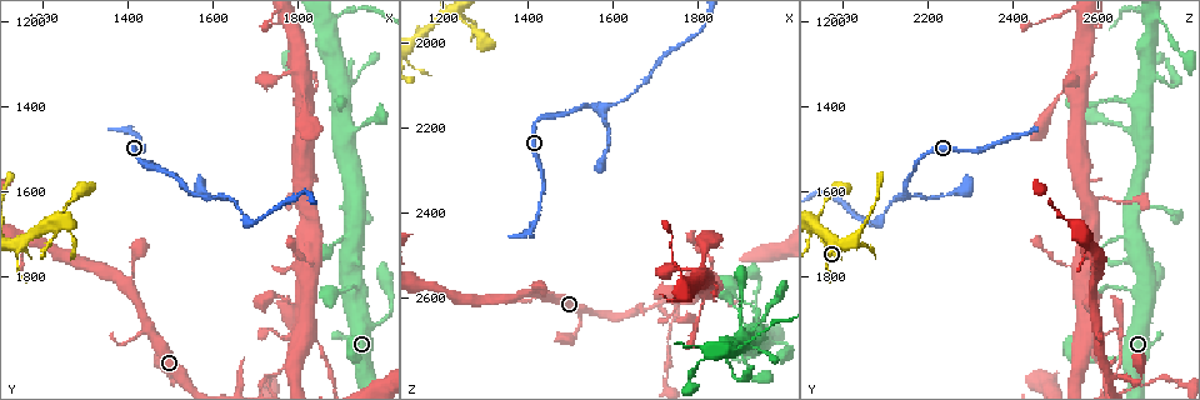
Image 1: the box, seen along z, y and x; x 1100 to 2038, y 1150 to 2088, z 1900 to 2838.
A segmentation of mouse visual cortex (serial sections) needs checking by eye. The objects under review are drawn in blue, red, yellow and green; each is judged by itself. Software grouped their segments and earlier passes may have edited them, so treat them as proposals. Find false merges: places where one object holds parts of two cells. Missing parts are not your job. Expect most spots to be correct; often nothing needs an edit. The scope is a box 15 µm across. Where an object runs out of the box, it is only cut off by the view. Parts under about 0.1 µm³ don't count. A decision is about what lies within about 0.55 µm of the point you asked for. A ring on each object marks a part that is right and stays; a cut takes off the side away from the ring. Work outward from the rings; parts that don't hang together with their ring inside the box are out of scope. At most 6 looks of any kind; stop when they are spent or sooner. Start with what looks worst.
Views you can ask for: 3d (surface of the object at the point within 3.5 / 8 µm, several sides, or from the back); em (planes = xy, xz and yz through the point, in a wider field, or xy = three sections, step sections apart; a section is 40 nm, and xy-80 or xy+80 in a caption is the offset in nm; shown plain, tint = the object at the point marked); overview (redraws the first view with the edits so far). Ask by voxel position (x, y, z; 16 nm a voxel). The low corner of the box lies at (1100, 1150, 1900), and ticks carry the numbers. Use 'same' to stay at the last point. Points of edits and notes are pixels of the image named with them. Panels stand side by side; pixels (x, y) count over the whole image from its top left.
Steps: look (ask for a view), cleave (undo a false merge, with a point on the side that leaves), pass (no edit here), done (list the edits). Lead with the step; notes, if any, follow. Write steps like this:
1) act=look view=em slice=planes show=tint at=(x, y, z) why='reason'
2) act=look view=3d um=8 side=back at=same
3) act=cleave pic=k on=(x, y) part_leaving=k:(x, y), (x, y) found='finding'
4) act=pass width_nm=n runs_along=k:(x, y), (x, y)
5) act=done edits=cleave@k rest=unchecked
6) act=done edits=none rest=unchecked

act=look view=3d um=8 at=(1560, 1610, 2155) why='branch point'

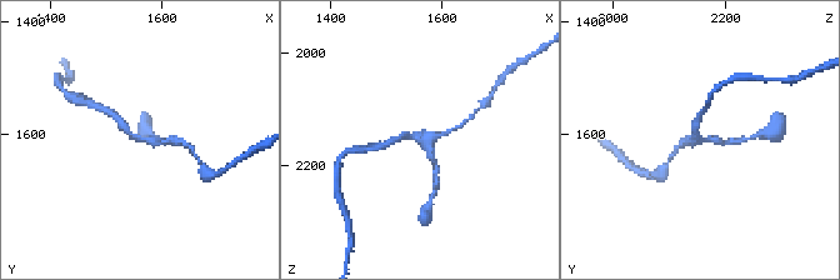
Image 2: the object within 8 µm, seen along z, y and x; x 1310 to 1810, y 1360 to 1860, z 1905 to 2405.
act=look view=em slice=xy step=1 show=tint at=(1555, 1605, 2150) arms=3 arm_widths_nm=150,200,200

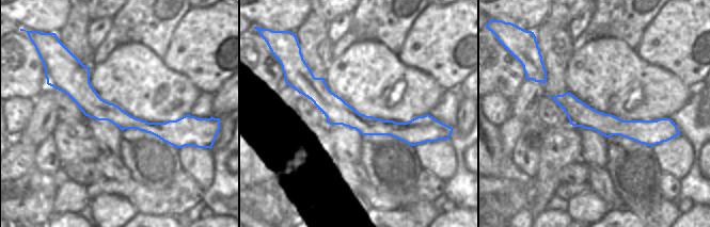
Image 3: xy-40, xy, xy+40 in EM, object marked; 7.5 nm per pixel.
act=pass runs_along=2:(111, 113), (140, 140), (171, 141) found='continuous, no second cell'

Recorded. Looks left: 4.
act=look view=3d um=3.5 at=(1745, 2030, 2640) why='a narrow waist'

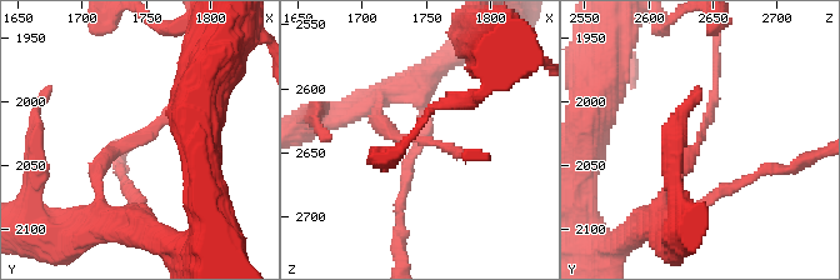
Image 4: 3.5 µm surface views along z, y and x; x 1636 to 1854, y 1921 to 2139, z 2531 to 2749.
act=look view=em slice=xy step=3 show=tint at=(1742, 2032, 2638)

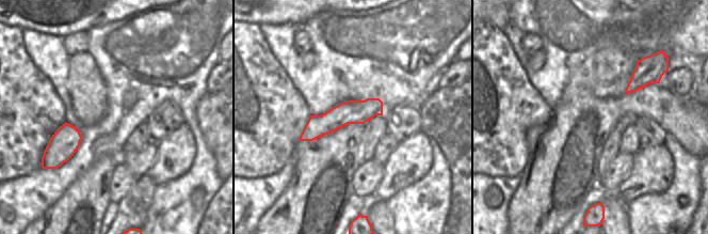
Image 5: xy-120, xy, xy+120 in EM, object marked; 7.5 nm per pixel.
act=pass arm_widths_nm=150,150 runs_along=4:(99, 198), (99, 168), (169, 118), (184, 83) found='all the same cell'

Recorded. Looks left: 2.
act=look view=3d um=3.5 at=(1870, 1330, 2720) why='side arm on a straight run'

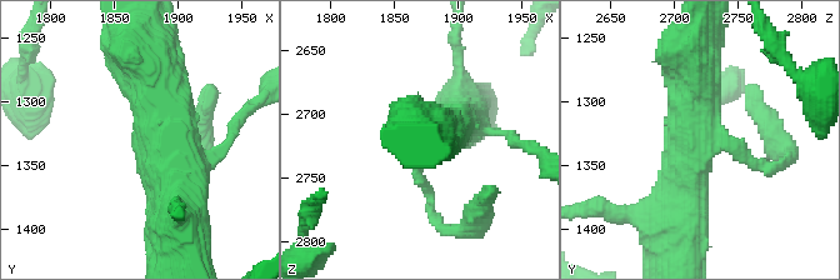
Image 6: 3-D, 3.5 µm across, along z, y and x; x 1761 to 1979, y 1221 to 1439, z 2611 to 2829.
act=look view=em slice=xy step=5 show=tint at=(1876, 1332, 2726)

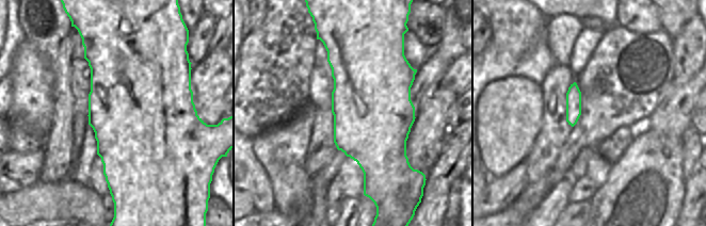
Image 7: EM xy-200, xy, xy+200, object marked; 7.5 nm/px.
act=pass found='one cell here'

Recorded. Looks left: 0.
act=done edits=none rest=unchecked

